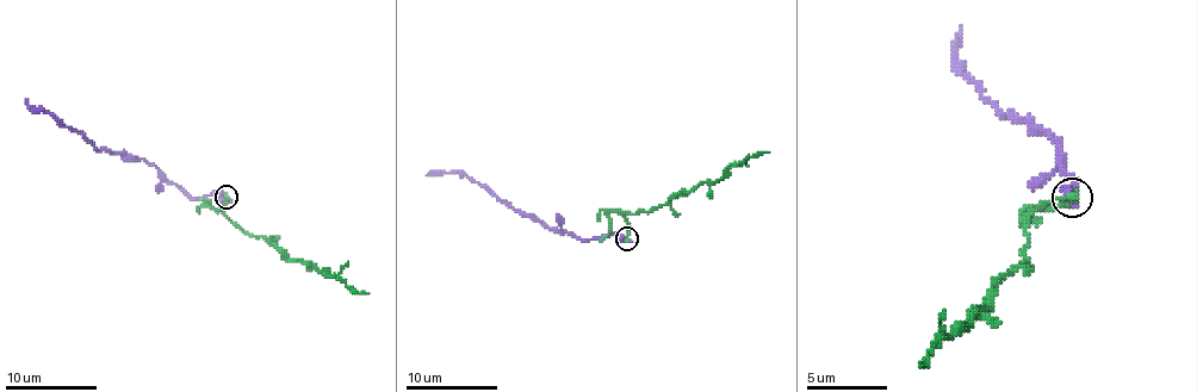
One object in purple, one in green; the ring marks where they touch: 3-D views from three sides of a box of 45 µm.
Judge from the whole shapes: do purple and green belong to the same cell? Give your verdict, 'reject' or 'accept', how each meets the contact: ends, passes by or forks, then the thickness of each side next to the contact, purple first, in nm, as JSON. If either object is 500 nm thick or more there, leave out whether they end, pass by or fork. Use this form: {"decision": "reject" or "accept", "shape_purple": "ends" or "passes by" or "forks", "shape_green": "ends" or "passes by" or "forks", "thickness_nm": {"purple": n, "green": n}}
{"decision": "reject", "shape_purple": "ends", "shape_green": "ends", "thickness_nm": {"purple": 400, "green": 240}}

